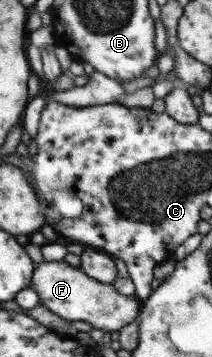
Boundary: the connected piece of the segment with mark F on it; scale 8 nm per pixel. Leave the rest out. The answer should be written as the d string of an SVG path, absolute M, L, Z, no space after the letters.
M63 259L38 263L33 269L31 289L37 293L39 303L57 317L67 321L84 321L103 332L118 331L121 326L139 318L140 314L141 299L117 293L112 284L109 286L95 281L78 267L69 266Z

